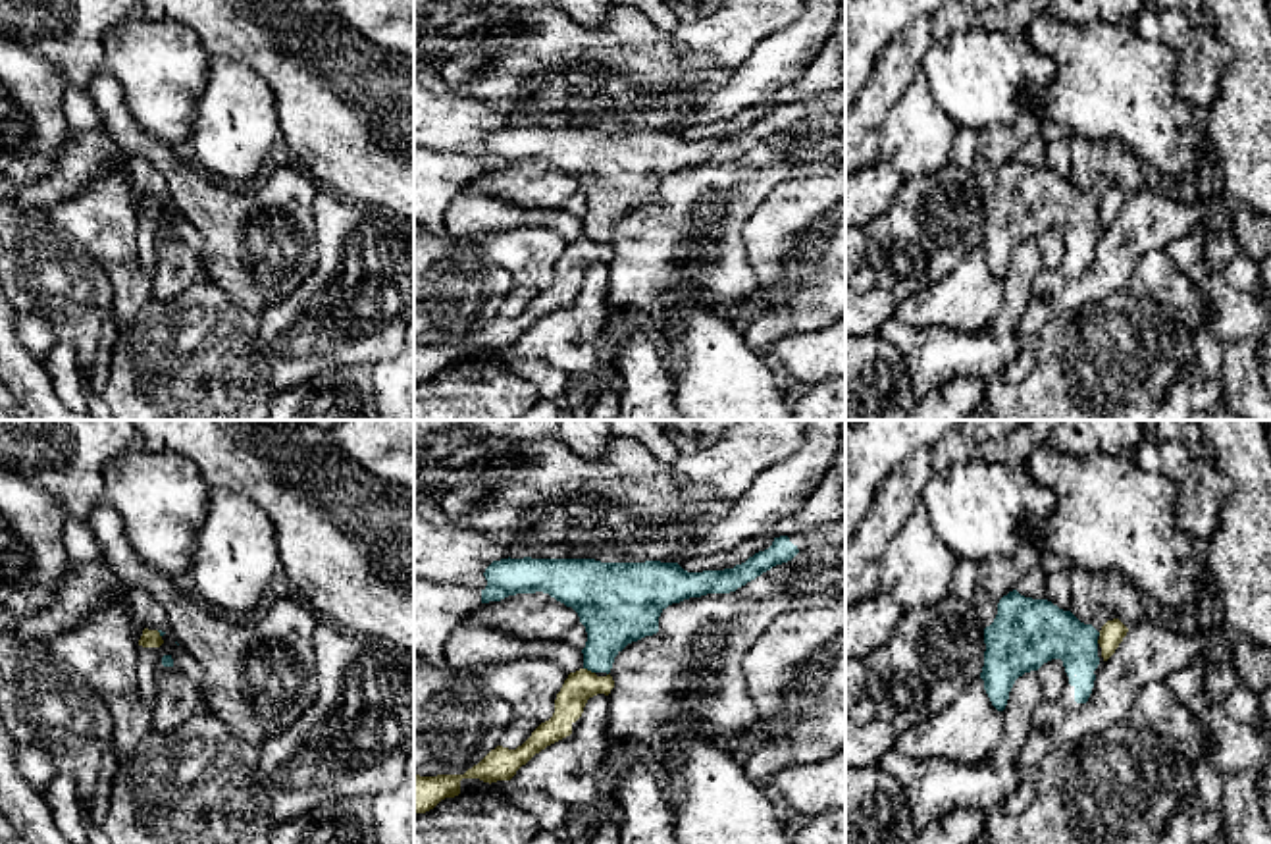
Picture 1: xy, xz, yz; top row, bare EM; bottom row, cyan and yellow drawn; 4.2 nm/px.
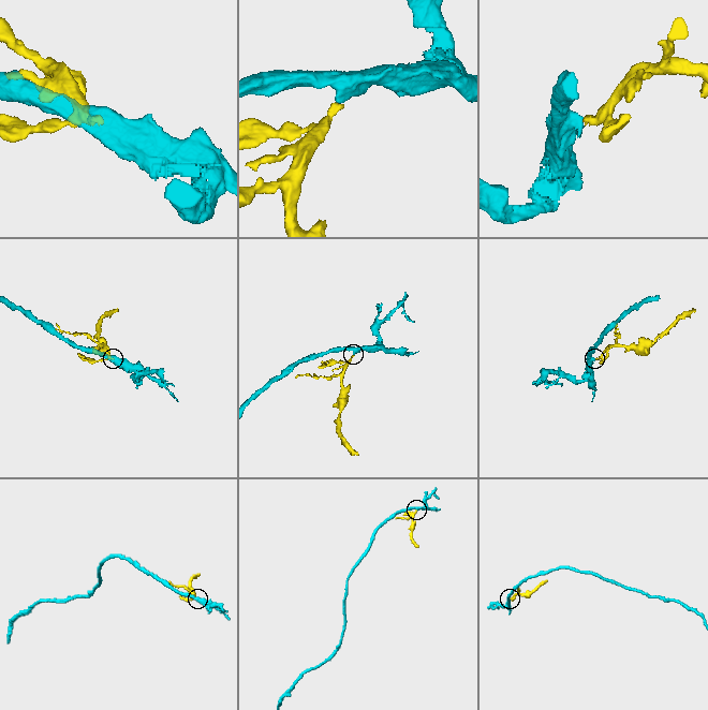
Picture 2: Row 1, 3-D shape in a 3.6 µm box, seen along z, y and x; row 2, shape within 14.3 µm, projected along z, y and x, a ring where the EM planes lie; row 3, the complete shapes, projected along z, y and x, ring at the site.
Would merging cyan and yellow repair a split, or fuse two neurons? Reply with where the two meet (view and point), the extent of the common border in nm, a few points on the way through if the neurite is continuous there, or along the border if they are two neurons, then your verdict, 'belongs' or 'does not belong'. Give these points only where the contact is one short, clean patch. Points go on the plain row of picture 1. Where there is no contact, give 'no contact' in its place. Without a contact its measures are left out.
contact xz (590, 237); length 50 nm; border xz (584, 236), (594, 241); does not belong

